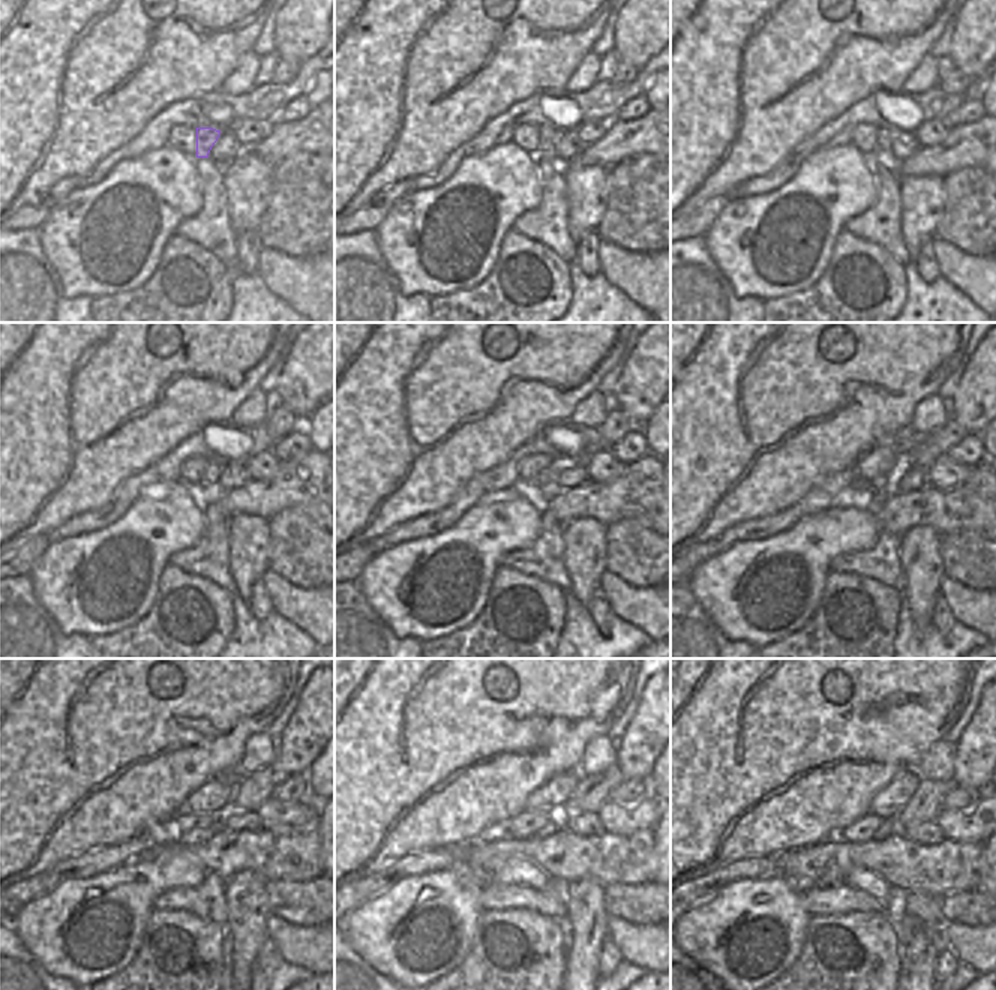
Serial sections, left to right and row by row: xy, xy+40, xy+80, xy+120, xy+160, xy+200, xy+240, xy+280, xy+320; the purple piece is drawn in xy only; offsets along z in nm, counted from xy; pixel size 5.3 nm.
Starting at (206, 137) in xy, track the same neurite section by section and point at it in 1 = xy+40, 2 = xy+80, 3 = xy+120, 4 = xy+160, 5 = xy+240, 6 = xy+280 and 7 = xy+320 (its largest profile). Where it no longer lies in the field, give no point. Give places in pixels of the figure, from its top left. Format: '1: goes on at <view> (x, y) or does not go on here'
1: goes on at xy+40 (546, 135)
2: goes on at xy+80 (882, 141)
3: goes on at xy+120 (212, 474)
4: goes on at xy+160 (549, 473)
5: goes on at xy+240 (185, 821)
6: goes on at xy+280 (525, 825)
7: goes on at xy+320 (863, 828)

